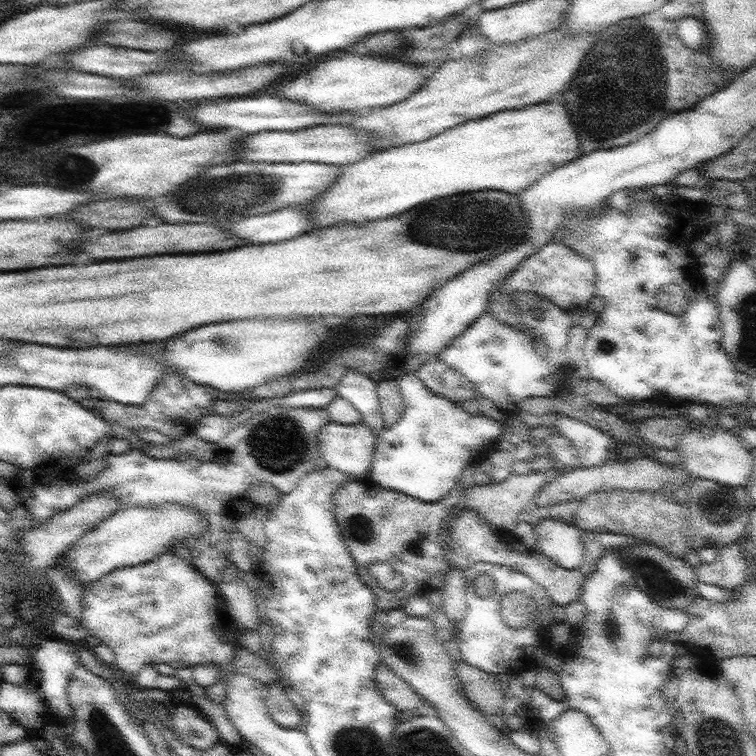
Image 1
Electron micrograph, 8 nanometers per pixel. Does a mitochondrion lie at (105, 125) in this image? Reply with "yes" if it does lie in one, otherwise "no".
no

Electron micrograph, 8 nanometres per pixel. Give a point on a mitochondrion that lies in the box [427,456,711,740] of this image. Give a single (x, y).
(660, 580)

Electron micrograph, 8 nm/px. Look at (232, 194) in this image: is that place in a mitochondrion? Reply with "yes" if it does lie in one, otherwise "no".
yes

